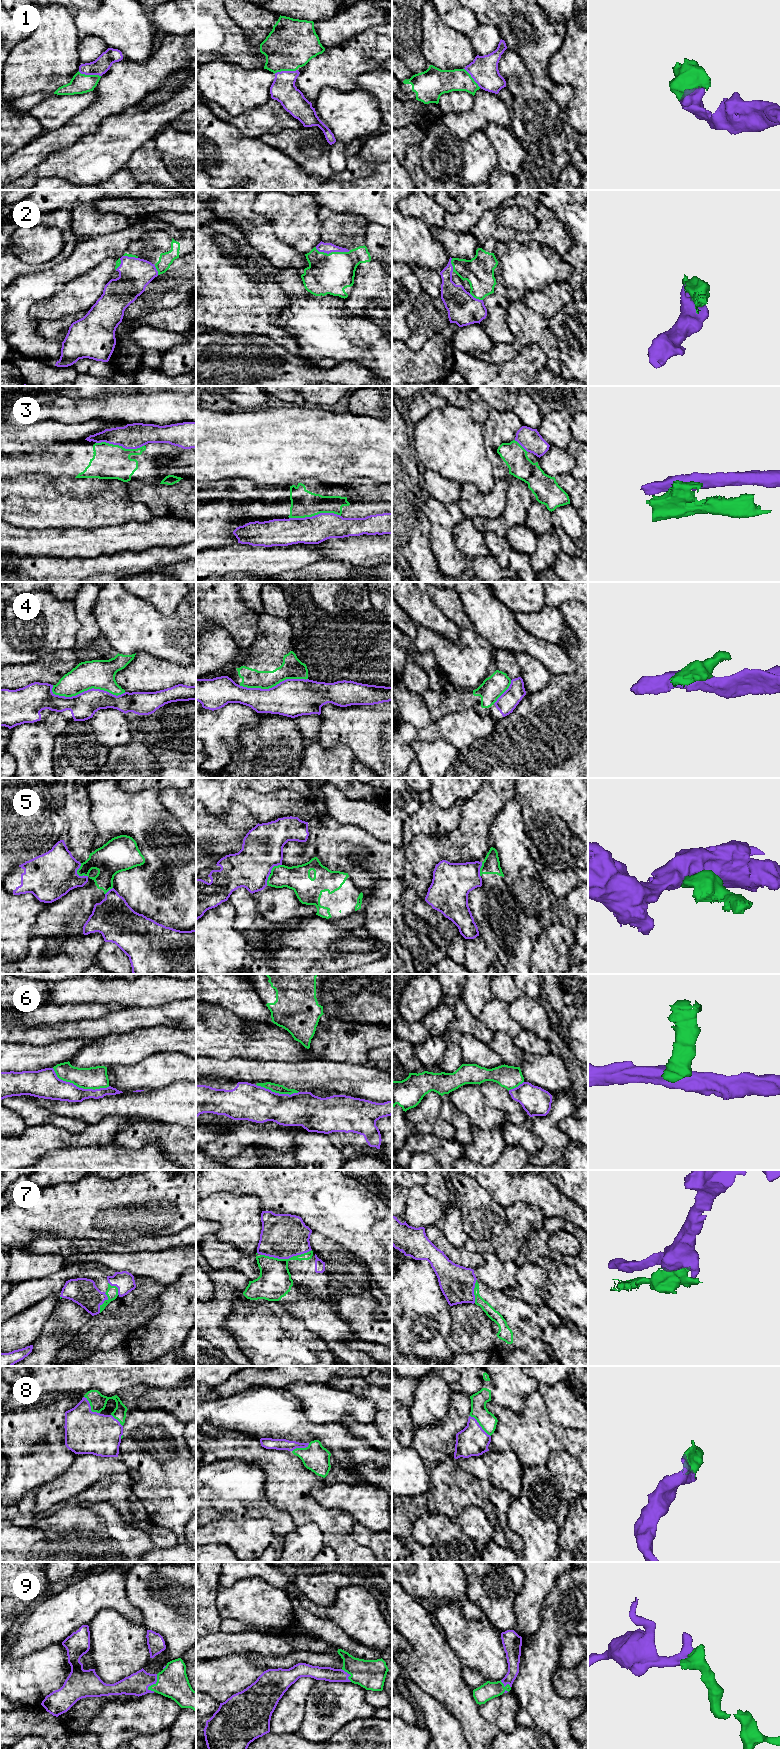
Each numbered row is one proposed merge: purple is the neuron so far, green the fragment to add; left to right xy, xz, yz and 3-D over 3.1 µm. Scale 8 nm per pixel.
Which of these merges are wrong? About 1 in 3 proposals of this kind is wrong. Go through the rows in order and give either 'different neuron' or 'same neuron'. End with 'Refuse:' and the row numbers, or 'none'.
1: same neuron
2: same neuron
3: different neuron
4: different neuron
5: different neuron
6: different neuron
7: different neuron
8: same neuron
9: same neuron
Refuse: 3, 4, 5, 6, 7

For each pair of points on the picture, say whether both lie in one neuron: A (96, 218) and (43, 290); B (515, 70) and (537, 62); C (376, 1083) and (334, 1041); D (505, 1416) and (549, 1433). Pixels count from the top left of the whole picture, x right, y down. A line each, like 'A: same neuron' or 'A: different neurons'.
A: different neurons
B: different neurons
C: different neurons
D: same neuron

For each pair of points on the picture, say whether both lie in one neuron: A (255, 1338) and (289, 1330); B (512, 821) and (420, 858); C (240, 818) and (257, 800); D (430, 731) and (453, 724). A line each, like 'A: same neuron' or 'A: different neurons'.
A: same neuron
B: different neurons
C: different neurons
D: same neuron

